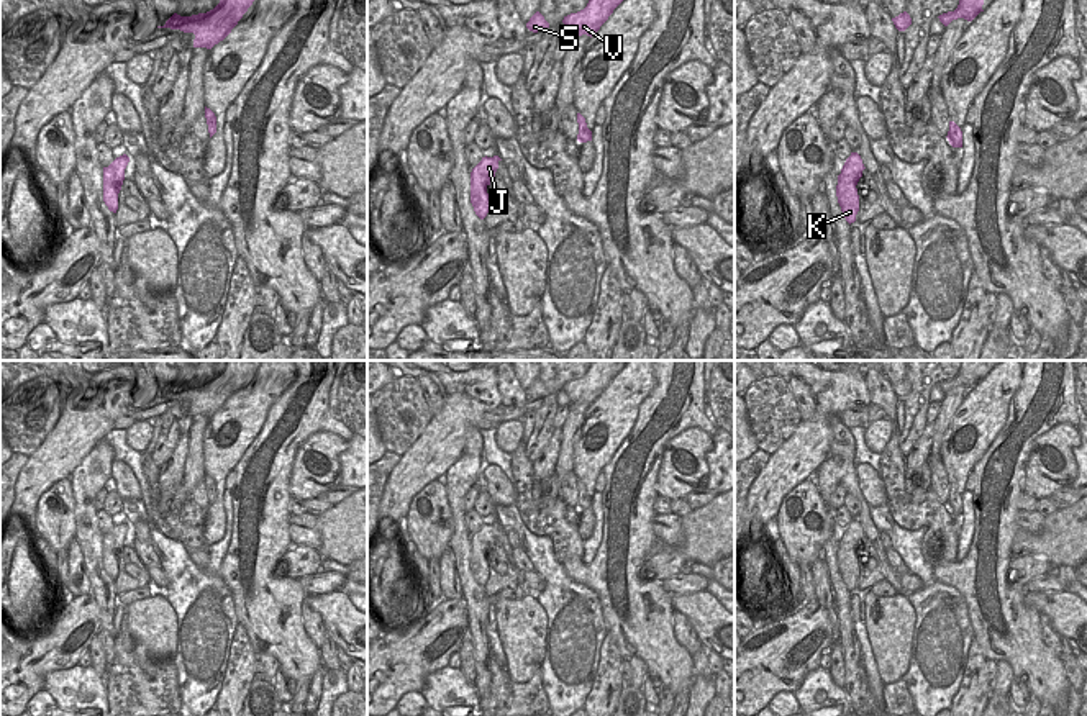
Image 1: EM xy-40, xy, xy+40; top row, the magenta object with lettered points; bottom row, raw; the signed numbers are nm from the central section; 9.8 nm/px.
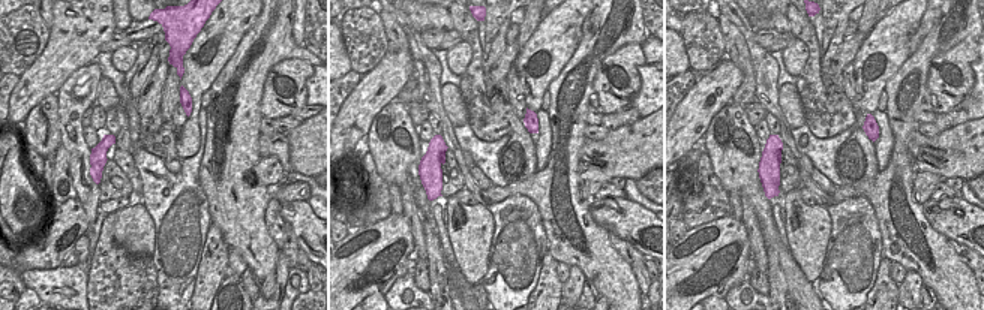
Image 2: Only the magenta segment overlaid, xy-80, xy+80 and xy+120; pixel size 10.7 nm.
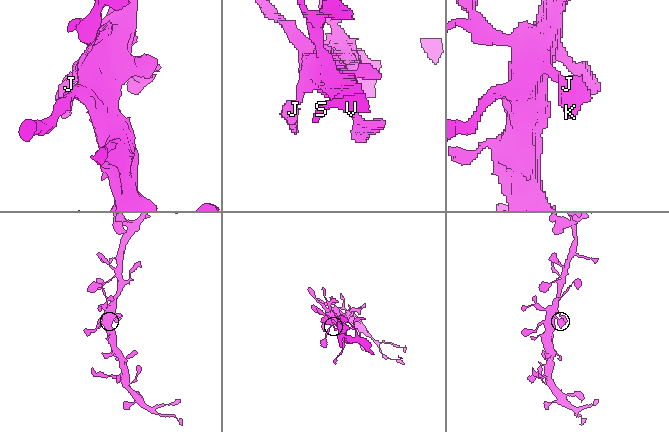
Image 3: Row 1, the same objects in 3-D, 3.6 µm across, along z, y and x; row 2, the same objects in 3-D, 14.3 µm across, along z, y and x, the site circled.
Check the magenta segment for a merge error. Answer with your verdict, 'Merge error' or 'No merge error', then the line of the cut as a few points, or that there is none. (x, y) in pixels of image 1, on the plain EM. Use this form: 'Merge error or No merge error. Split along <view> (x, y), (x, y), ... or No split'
No merge error. No split

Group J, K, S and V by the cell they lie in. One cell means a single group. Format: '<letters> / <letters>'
J K S V

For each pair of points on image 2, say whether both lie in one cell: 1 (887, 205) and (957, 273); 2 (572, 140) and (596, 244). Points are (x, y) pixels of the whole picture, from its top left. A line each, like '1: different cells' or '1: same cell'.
1: same cell
2: same cell

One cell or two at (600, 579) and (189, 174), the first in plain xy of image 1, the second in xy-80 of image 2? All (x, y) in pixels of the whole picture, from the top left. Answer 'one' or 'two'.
two

